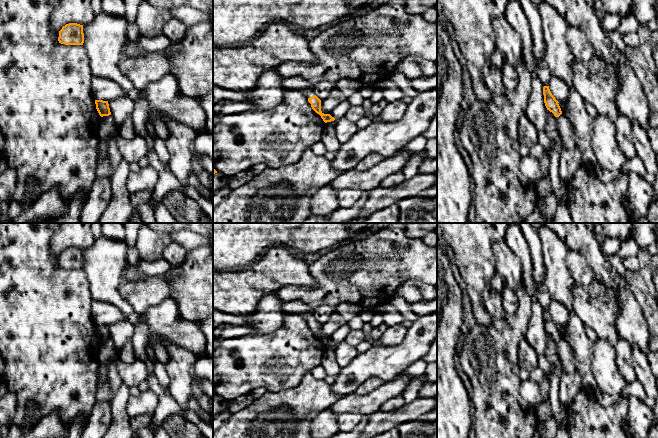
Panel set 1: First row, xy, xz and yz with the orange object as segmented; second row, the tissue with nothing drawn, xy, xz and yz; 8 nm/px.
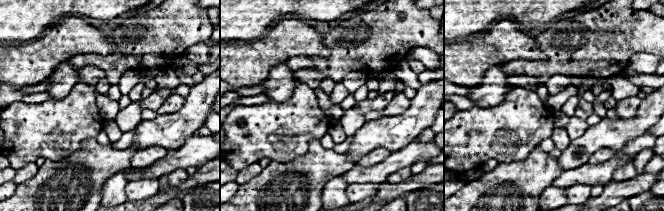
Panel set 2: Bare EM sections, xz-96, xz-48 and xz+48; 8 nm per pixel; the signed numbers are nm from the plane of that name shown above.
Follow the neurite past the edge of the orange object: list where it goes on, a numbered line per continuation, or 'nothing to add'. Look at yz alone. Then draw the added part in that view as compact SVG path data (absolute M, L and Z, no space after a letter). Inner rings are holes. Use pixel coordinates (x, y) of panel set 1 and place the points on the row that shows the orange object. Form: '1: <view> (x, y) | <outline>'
nothing to add

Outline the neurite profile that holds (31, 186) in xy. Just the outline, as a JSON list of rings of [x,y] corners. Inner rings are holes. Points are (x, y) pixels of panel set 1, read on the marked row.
[[[29,178],[26,183],[26,197],[32,199],[35,191],[38,190],[39,187],[40,185],[35,179]]]

